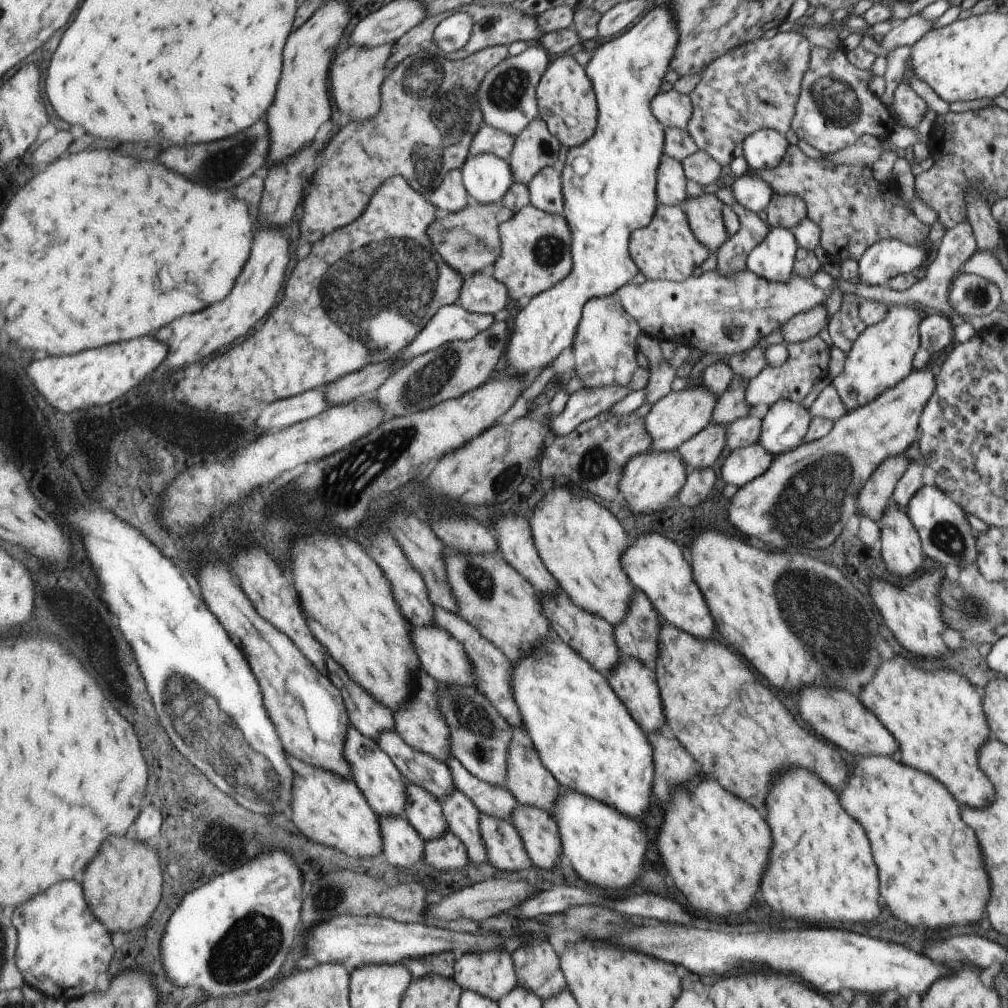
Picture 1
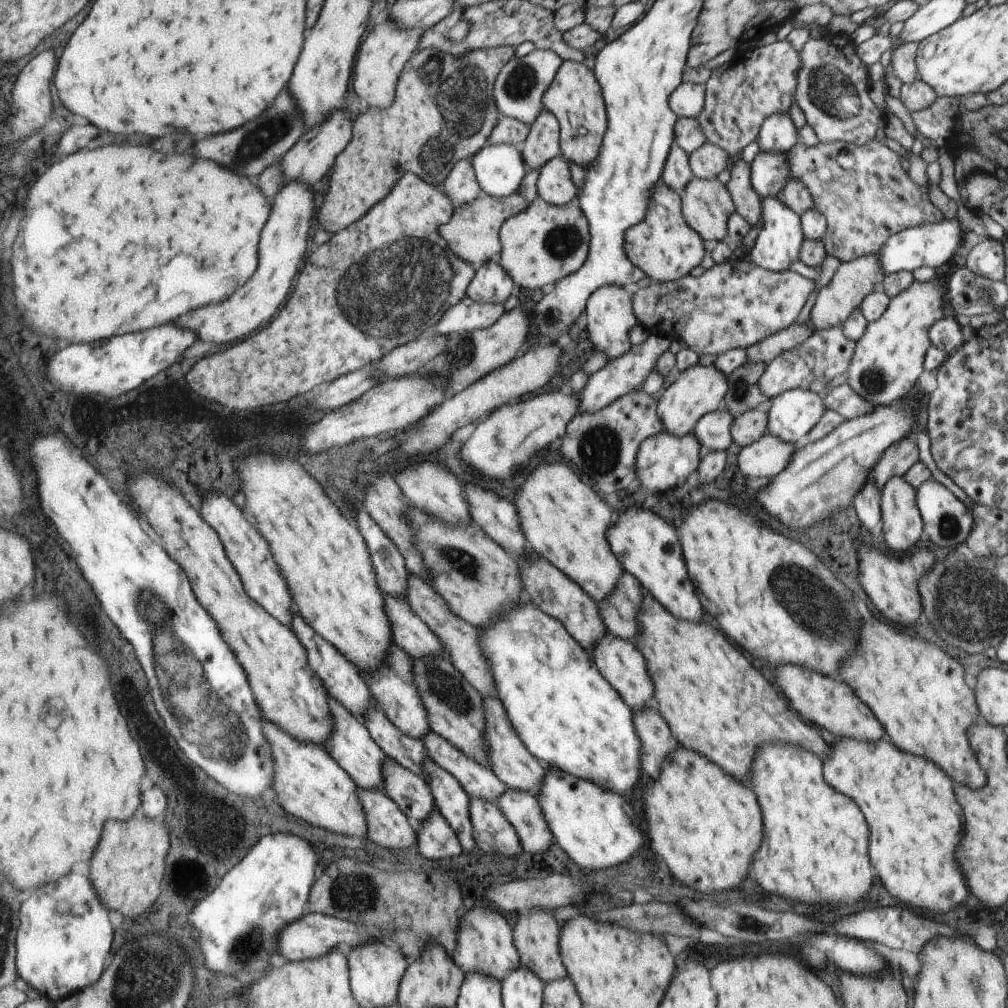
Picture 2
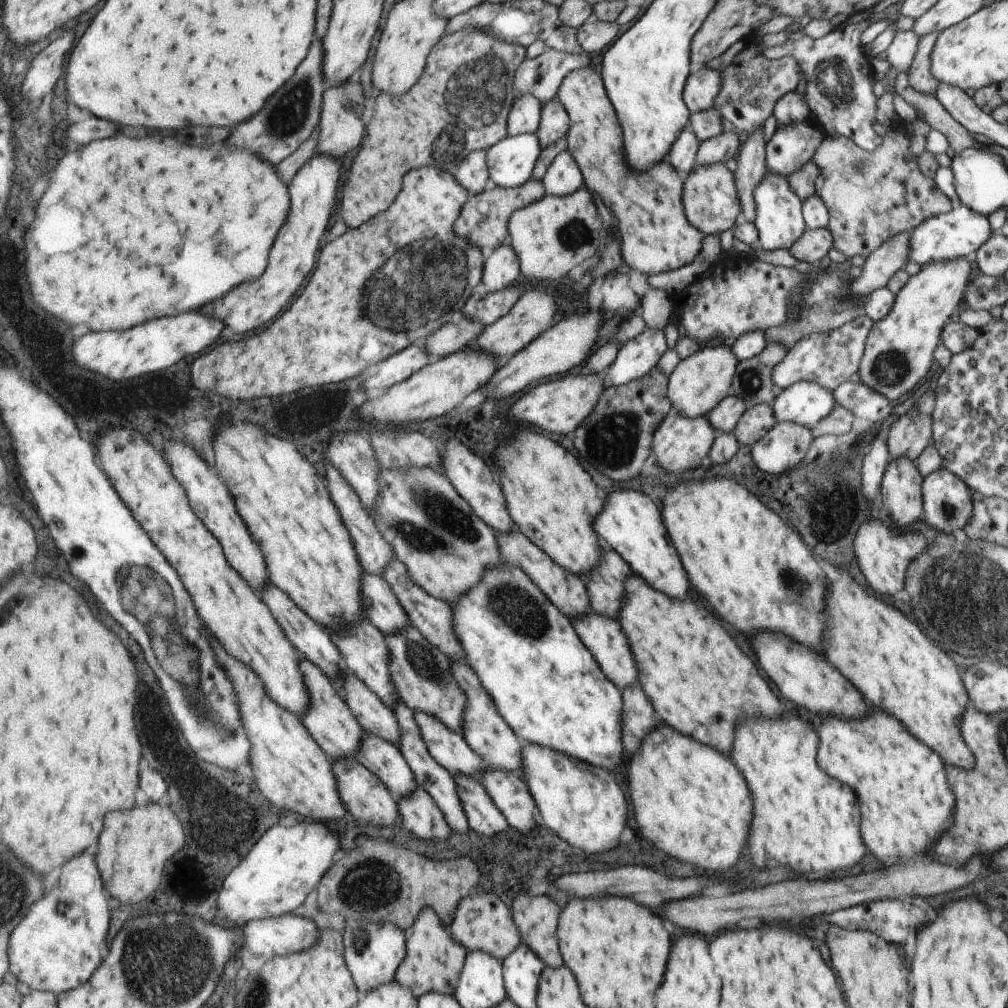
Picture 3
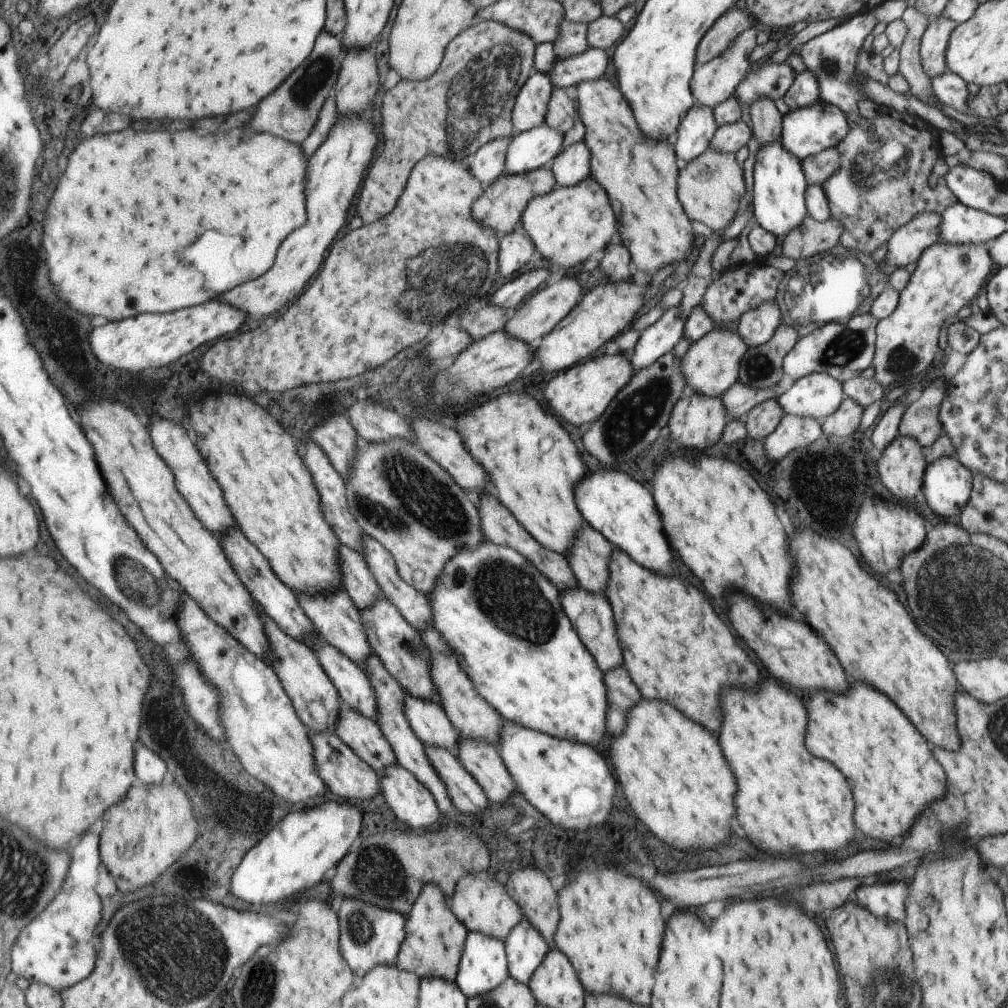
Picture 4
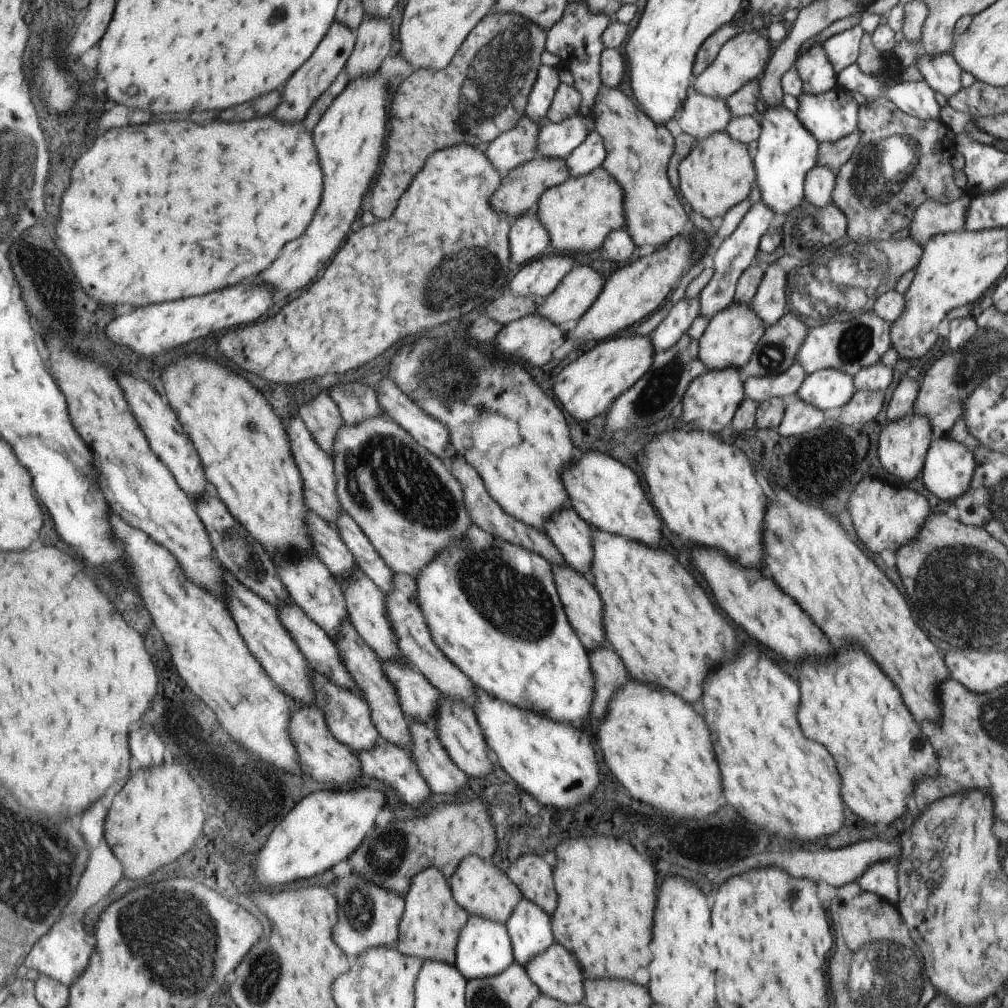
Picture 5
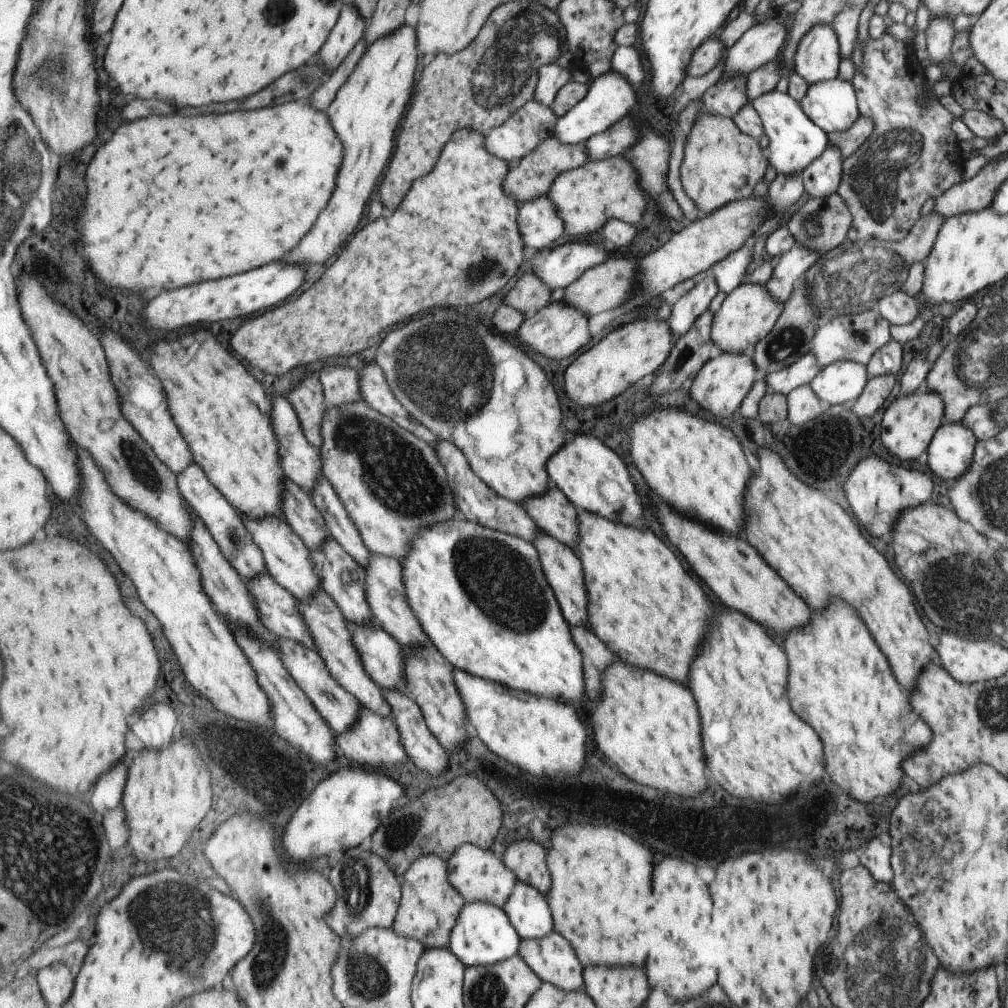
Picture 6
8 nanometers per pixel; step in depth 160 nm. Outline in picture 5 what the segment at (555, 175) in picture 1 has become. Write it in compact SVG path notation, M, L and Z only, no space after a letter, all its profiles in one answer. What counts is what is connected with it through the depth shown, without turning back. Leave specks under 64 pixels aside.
M595 129L589 131L581 144L565 158L569 177L577 178L591 173L593 169L603 165L606 156L607 149L601 135Z

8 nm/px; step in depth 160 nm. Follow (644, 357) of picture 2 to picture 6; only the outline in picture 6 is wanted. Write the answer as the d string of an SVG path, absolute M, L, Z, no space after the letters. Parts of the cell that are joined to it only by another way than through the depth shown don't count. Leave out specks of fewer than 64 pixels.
M709 270L702 277L695 281L687 293L671 306L671 313L668 322L672 335L678 339L692 324L695 319L710 305L718 288Z

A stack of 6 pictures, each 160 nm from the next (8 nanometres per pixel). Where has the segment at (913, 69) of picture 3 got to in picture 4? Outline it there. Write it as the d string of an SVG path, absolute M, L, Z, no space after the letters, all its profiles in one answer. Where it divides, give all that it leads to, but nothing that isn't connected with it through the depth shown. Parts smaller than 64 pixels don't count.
M939 15L930 19L920 38L919 58L922 69L931 78L947 70L944 61L945 49L951 31L956 24L949 18Z

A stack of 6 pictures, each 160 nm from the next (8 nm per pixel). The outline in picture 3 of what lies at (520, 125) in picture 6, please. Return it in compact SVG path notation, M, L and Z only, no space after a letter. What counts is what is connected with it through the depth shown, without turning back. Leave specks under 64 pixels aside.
M487 150L473 151L458 167L455 176L471 196L481 194L491 186Z

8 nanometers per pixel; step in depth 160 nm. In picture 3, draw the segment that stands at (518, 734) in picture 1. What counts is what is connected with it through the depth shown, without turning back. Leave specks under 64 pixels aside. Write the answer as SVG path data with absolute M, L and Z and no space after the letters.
M453 661L452 671L457 682L467 695L467 709L464 710L464 731L462 734L471 748L484 760L488 768L519 772L522 770L523 744L512 726L501 716L493 697L487 692L476 671L465 661Z

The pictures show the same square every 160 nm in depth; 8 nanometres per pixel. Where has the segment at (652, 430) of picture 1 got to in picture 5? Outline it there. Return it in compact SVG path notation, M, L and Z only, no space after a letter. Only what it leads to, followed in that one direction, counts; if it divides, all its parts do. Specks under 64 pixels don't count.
M732 302L727 308L709 318L705 330L698 338L700 361L704 363L706 370L727 368L739 370L747 364L755 344L765 329L766 324L749 305Z

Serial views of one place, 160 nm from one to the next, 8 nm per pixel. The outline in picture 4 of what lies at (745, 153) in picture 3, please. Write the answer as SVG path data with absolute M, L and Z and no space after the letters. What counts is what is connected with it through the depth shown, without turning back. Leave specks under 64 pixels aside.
M767 97L756 98L746 108L746 120L759 147L763 143L777 141L782 129L782 114L777 111L774 100Z

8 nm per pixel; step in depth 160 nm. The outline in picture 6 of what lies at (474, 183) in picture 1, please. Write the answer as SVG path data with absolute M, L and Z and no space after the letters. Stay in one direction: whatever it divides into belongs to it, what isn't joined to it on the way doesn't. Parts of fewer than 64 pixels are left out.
M611 68L595 77L587 87L587 96L572 106L565 116L558 120L555 135L560 138L561 142L567 144L584 142L590 136L603 132L608 126L629 114L636 107L635 88L637 87L631 86L622 74Z

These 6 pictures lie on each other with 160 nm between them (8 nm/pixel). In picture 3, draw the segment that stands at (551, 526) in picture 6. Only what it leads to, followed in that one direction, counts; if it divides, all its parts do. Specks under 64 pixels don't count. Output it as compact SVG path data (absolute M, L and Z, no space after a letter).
M602 543L600 565L591 570L584 582L591 602L590 610L616 620L619 608L623 608L624 582L629 575L631 568L628 563Z

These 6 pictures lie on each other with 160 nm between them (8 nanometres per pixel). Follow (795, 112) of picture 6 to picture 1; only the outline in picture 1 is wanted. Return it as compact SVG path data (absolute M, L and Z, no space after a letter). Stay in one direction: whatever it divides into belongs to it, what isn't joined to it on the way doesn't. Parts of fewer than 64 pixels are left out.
M768 227L767 236L748 254L746 268L768 281L787 281L791 270L794 269L793 256L795 256L795 250L798 248L796 237L789 232L788 228Z

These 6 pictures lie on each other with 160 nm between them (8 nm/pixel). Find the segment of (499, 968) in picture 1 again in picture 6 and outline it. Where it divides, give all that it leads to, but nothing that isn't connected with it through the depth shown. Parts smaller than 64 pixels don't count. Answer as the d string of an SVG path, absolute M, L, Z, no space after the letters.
M474 844L461 845L448 862L449 878L453 886L464 896L467 903L485 901L504 908L508 898L512 896L518 876L490 849Z

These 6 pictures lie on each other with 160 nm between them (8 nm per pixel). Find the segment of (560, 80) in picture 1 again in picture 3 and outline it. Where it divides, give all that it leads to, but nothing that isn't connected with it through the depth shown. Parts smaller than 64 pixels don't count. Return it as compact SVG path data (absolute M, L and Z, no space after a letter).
M590 67L572 70L557 97L563 101L571 119L565 136L566 151L583 172L583 186L593 190L611 214L615 214L615 234L619 237L619 253L625 267L653 276L701 259L706 234L685 220L685 175L678 173L667 160L645 172L629 168L623 151L623 128L619 128L615 107L600 75Z

